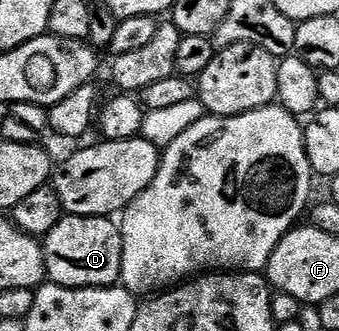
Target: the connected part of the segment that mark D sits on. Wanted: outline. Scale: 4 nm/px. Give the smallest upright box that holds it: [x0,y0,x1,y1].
[43,216,123,289]

